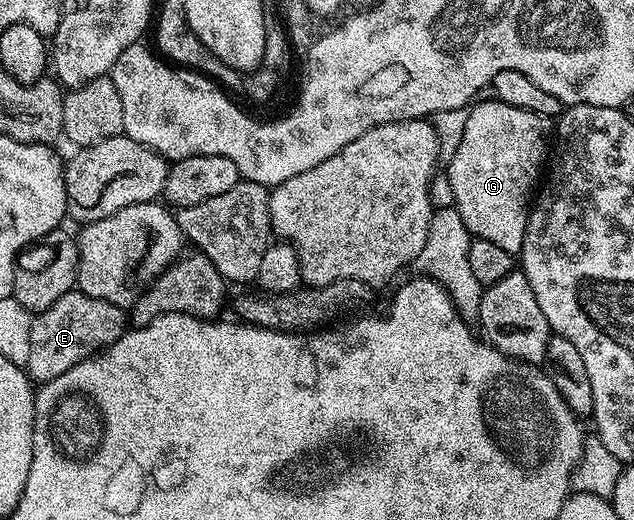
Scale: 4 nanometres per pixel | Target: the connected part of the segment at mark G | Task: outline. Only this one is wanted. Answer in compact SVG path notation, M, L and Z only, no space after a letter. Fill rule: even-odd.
M494 98L482 100L466 113L467 121L463 124L459 145L456 146L455 153L451 156L451 165L447 168L447 184L451 187L452 198L455 199L452 200L453 207L461 214L461 222L465 222L474 239L494 242L501 246L501 250L519 254L522 253L525 242L527 214L533 203L533 189L540 183L541 173L549 156L553 124L550 119L533 114L533 110L521 110Z

